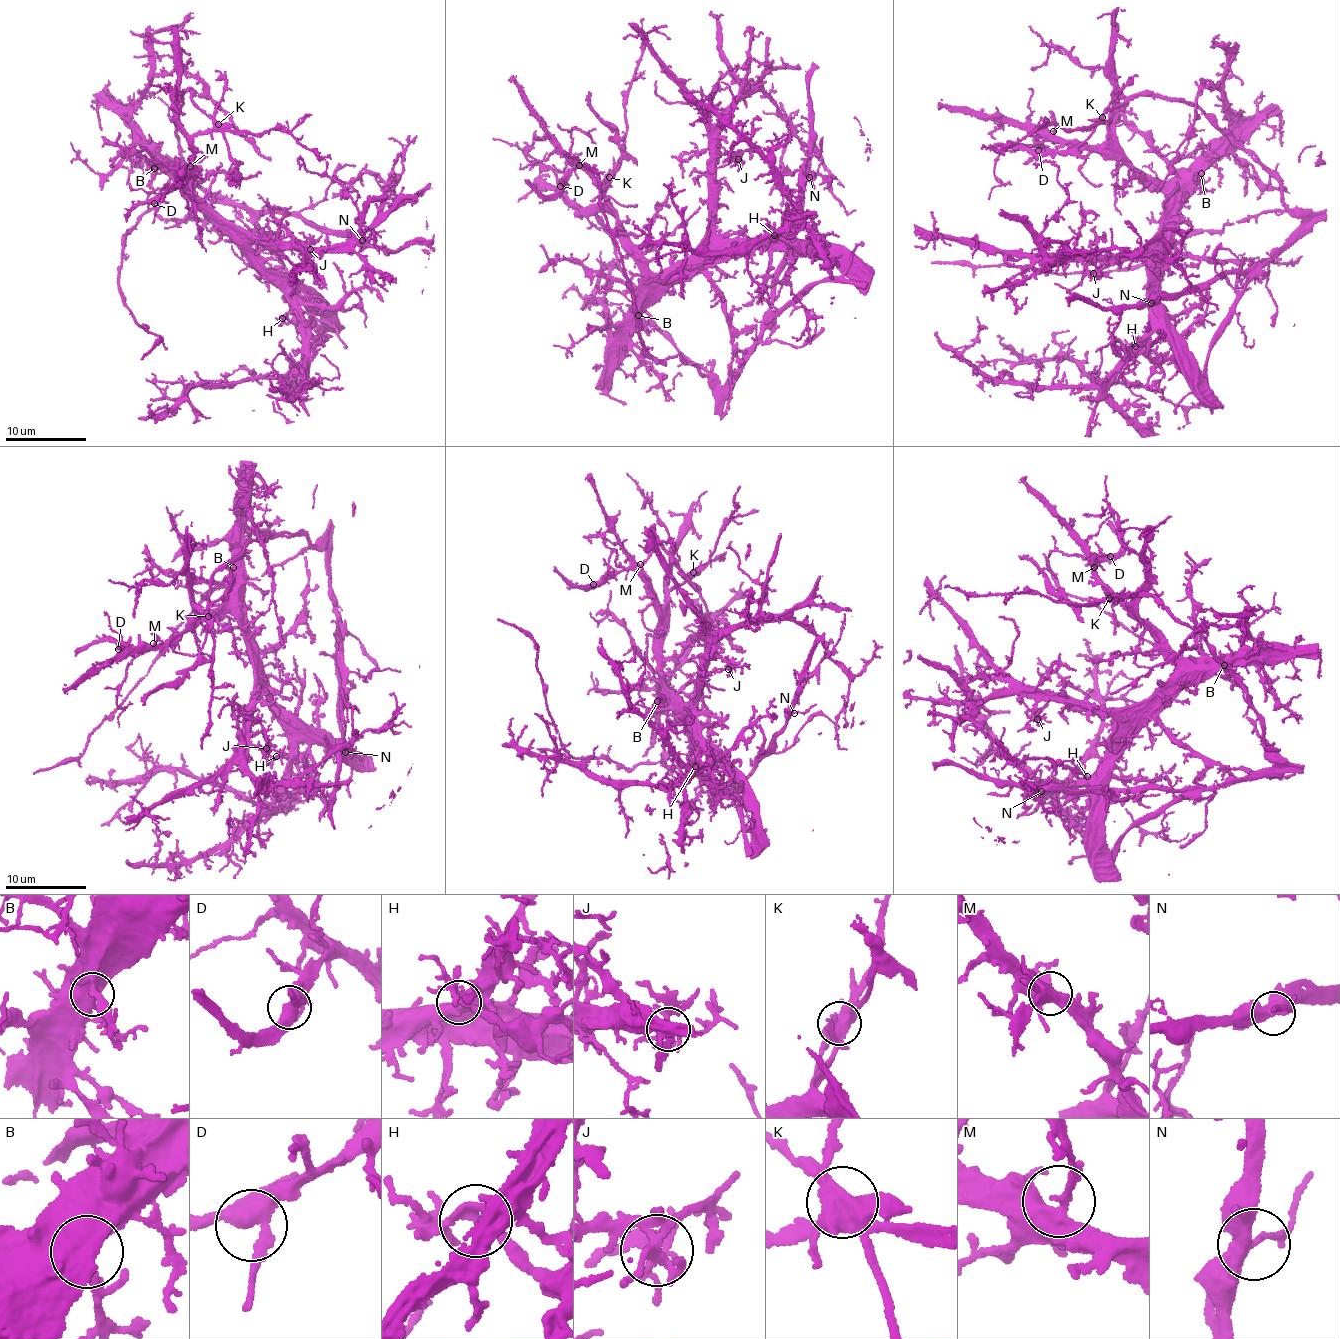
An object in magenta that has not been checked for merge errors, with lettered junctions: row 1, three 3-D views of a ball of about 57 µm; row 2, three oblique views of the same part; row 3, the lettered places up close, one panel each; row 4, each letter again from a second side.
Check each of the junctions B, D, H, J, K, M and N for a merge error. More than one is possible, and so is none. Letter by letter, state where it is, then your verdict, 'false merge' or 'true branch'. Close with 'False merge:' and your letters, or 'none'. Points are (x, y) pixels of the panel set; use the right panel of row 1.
B: (1201, 173) | true branch
D: (1038, 150) | true branch
H: (1135, 346) | true branch
J: (1093, 273) | true branch
K: (1102, 117) | false merge
M: (1053, 131) | true branch
N: (1151, 303) | true branch
False merge: K

